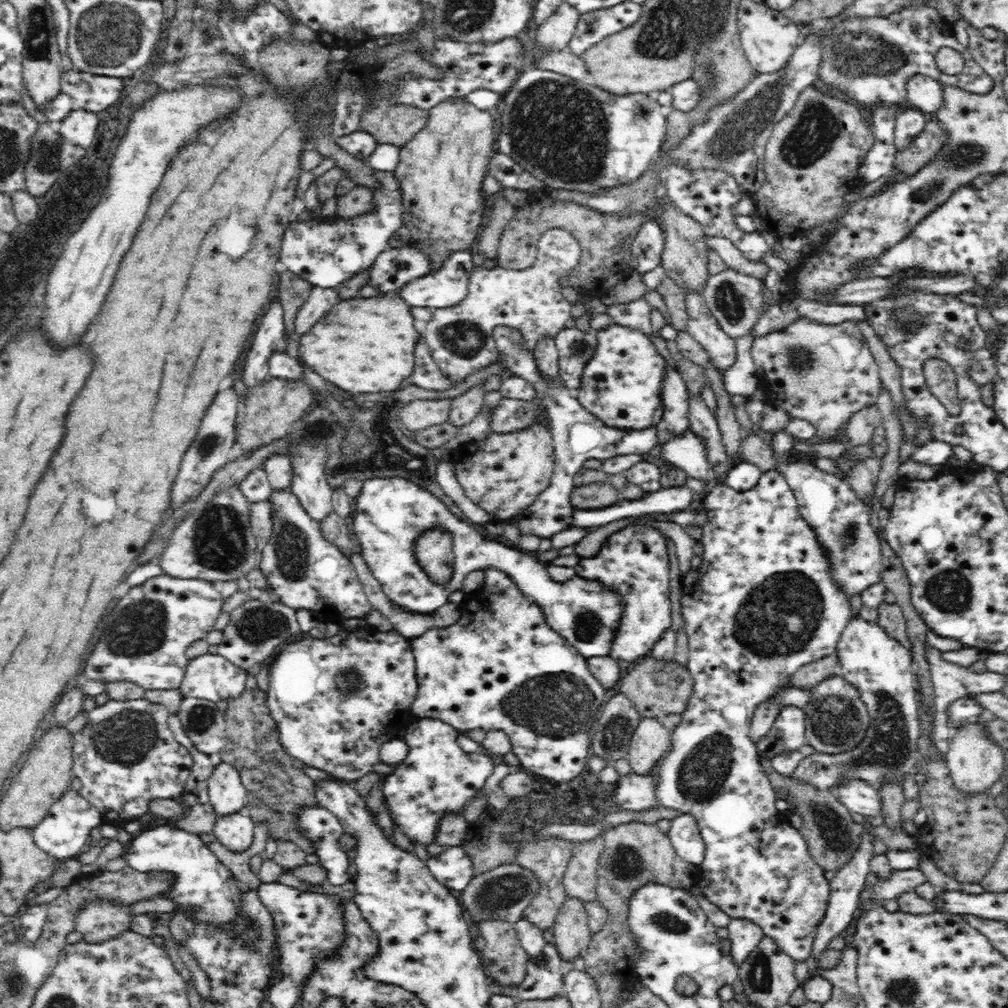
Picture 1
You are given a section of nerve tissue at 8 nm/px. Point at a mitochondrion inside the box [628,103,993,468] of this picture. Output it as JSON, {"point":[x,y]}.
{"point":[966,154]}

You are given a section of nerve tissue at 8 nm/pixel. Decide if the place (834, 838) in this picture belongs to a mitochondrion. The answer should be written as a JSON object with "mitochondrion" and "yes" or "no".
{"mitochondrion":"yes"}

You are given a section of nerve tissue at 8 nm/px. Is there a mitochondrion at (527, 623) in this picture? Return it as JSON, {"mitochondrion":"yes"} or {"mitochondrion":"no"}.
{"mitochondrion":"no"}

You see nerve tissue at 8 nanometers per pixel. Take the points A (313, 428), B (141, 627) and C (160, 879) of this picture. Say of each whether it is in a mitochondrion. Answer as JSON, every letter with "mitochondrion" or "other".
{"A":"mitochondrion","B":"mitochondrion","C":"mitochondrion"}

